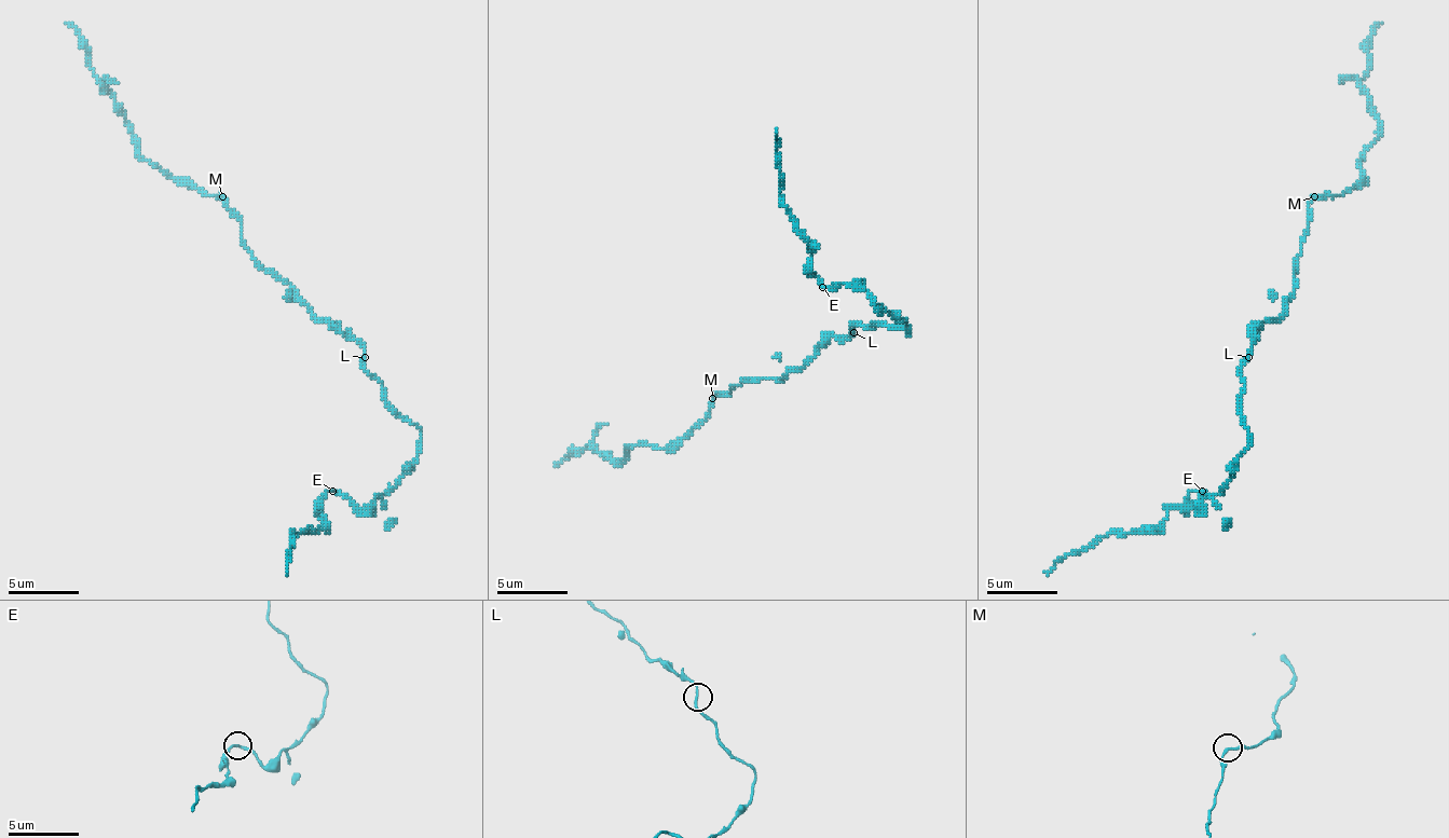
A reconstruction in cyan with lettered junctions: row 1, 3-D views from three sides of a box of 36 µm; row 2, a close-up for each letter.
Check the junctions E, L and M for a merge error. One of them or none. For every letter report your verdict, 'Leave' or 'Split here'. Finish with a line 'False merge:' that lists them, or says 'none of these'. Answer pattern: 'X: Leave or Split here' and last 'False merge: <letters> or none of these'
E: Leave
L: Leave
M: Leave
False merge: none of these

